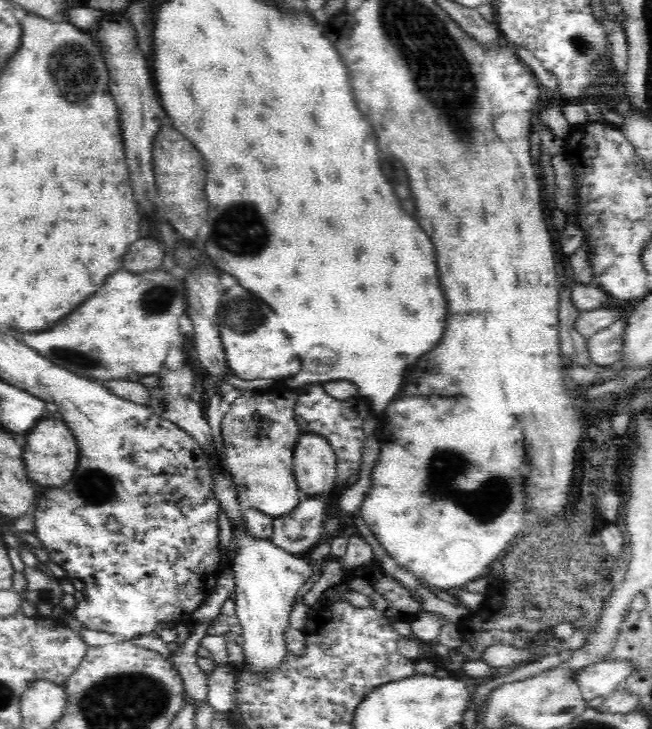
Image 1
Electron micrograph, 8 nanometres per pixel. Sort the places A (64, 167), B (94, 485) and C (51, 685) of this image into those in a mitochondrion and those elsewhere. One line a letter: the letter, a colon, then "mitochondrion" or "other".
A: other
B: mitochondrion
C: other

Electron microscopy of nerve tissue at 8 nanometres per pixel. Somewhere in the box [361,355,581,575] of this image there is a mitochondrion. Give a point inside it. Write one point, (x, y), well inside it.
(487, 502)

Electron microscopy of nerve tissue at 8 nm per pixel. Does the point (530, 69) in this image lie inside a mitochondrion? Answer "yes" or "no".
no

